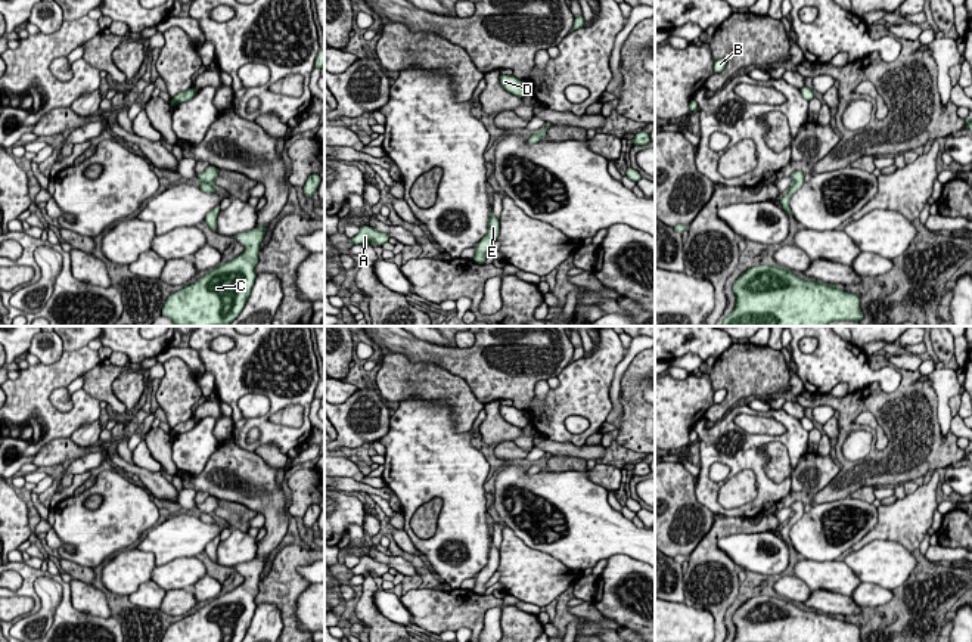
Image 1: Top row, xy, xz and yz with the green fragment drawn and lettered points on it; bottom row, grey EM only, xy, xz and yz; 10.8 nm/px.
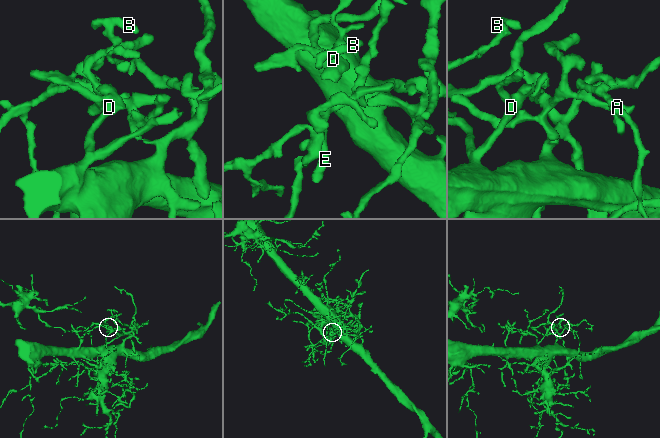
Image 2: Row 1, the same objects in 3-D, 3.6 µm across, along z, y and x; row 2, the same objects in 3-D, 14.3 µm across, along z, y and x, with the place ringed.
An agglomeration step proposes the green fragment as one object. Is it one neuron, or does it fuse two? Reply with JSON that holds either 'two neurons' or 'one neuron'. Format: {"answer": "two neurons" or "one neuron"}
{"answer": "one neuron"}

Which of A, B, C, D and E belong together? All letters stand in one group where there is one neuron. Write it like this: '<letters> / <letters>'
A B C D E

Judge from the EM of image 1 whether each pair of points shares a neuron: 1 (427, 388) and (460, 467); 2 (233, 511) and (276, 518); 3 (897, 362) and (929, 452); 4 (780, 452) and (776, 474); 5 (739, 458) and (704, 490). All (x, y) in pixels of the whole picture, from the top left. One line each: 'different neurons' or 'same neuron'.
1: different neurons
2: different neurons
3: different neurons
4: same neuron
5: same neuron

